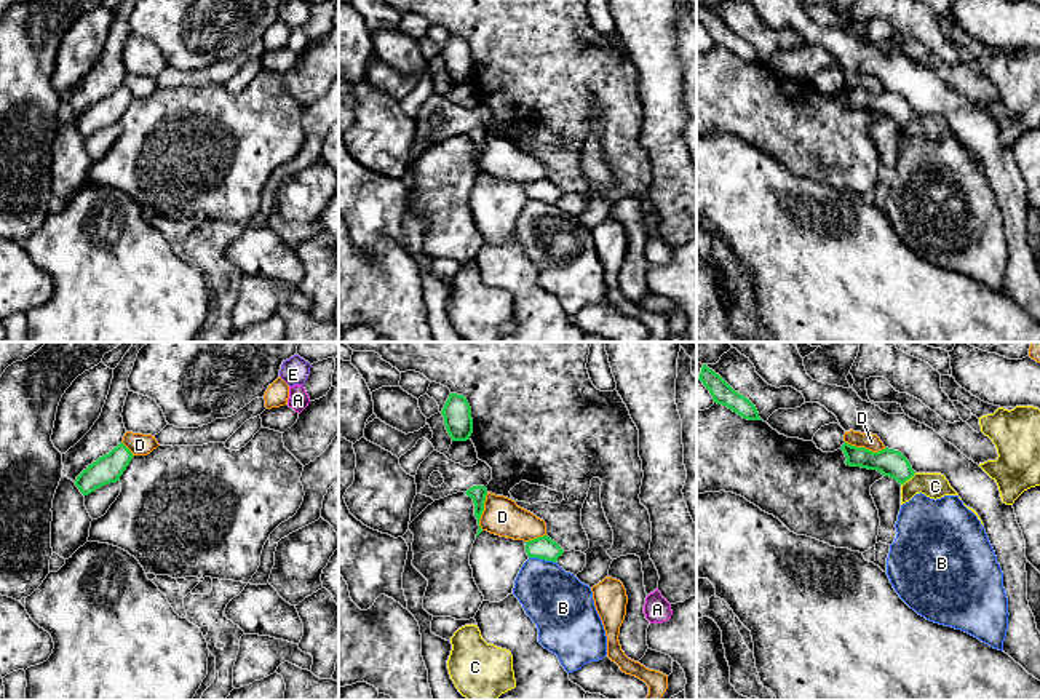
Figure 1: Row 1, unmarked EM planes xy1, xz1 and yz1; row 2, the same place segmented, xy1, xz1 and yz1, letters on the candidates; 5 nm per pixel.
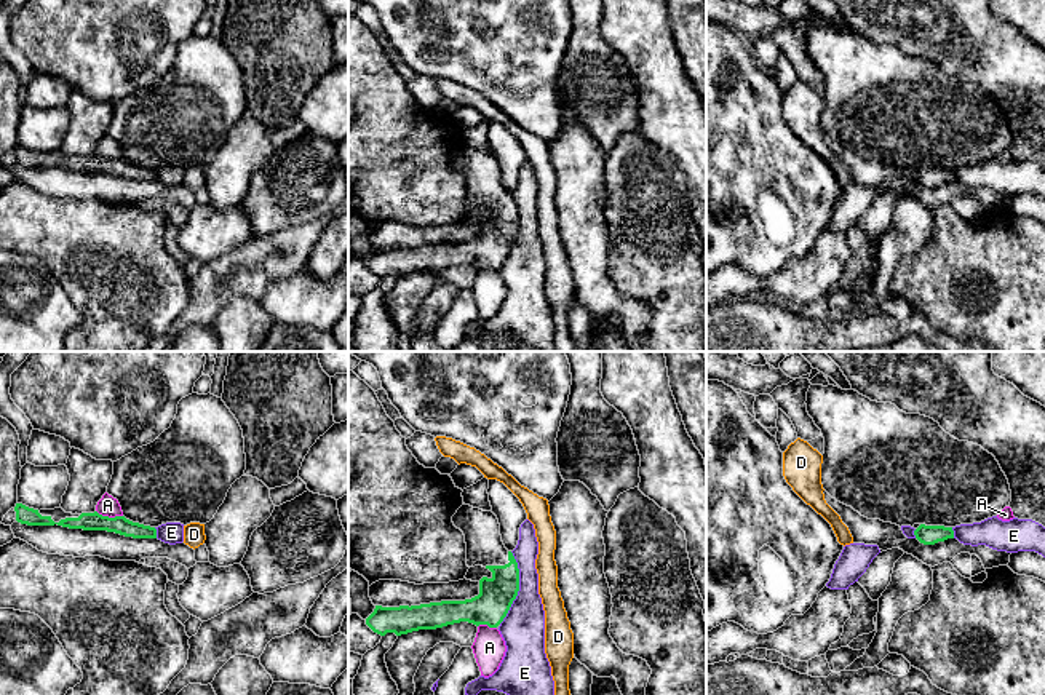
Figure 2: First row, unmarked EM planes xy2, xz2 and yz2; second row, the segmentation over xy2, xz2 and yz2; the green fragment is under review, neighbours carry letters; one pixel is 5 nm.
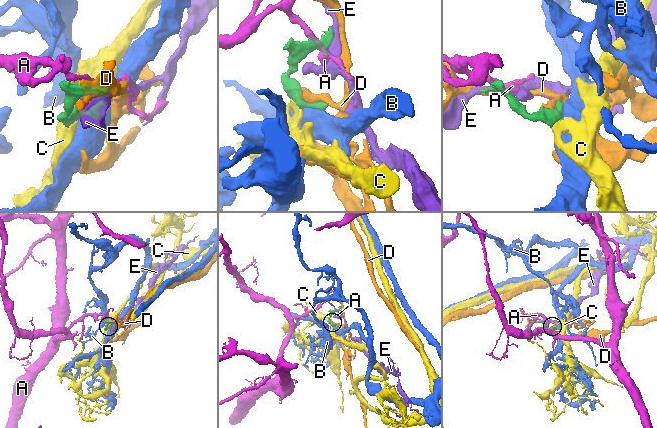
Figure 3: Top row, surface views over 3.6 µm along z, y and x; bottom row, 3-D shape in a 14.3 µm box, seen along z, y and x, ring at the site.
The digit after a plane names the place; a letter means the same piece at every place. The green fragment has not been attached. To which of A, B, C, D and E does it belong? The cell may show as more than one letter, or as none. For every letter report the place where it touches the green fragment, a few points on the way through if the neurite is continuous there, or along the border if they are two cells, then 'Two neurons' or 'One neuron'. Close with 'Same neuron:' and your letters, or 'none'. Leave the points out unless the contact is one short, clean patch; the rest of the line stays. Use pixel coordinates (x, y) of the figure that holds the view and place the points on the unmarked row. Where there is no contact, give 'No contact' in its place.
A: Touches green at xy2 (107, 158). Boundary: xy2 (96, 152), (106, 158), (122, 158). Two neurons
B: Touches green at xz1 (542, 200). Boundary: xz1 (529, 198), (555, 205). Two neurons
C: Touches green at yz1 (908, 120). Path across: yz1 (890, 104), (908, 120), (935, 128). One neuron
D: Touches green at yz1 (865, 90). Two neurons
E: Touches green at xz2 (518, 230). Boundary: xz2 (512, 194), (518, 211), (518, 237), (499, 266). Two neurons
Same neuron: C

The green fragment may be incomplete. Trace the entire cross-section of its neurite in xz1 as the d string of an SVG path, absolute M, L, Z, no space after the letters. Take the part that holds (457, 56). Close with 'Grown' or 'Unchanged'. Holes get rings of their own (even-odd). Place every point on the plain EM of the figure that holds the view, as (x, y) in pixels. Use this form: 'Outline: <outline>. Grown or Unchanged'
Outline: M451 35L441 56L452 83L470 82L473 75L471 50L463 37Z. Unchanged

